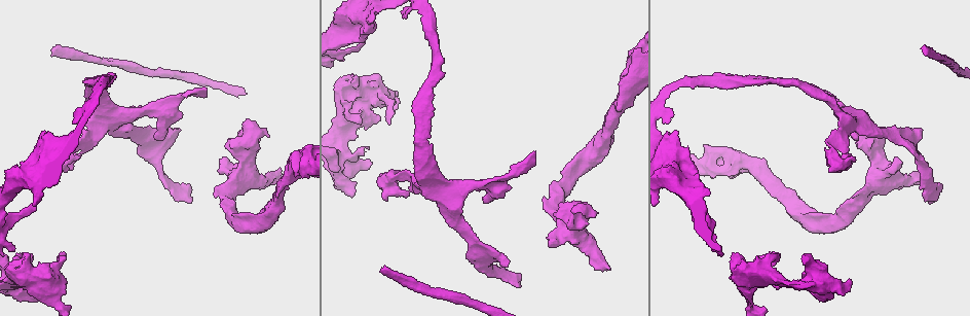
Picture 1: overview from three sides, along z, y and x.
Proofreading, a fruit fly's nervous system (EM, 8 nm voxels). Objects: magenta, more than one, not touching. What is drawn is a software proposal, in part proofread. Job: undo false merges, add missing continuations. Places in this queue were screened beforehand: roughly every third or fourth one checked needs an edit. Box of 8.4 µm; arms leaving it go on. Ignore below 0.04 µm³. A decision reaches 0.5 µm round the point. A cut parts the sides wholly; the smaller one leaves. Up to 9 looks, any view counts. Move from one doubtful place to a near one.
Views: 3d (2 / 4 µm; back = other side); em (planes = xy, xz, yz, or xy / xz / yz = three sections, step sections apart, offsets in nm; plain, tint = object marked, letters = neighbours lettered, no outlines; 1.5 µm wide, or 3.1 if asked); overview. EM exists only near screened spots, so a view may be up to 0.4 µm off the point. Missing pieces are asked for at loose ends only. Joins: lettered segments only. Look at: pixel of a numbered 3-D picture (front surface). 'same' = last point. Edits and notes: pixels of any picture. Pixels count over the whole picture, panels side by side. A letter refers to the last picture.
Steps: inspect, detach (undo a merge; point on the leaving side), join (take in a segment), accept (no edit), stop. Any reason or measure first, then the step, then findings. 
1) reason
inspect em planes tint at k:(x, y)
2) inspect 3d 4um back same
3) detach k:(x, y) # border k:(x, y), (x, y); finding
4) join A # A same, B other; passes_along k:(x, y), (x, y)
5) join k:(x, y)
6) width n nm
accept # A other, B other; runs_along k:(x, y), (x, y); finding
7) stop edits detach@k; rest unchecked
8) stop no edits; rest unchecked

branch stops here
inspect 3d 4um at 1:(58, 47)

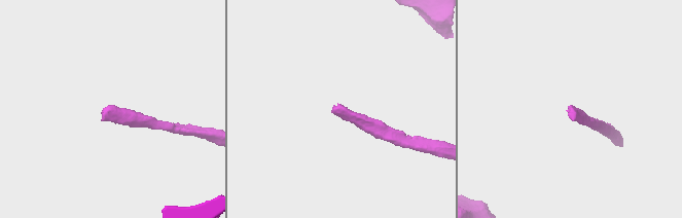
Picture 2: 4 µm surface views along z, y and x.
now the EM
inspect em planes letters at 2:(571, 105)

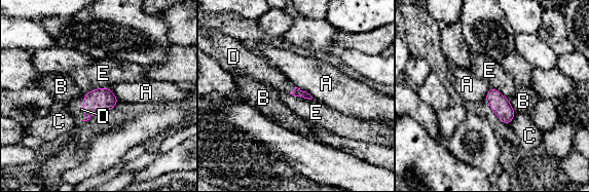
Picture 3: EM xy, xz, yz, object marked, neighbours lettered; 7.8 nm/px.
join D # A other, B other, C other, D same, E other; passes_along 3:(100, 100), (84, 107), (75, 107); the neuron continues

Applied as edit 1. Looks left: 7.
an open end
inspect 3d 4um at 1:(826, 142)

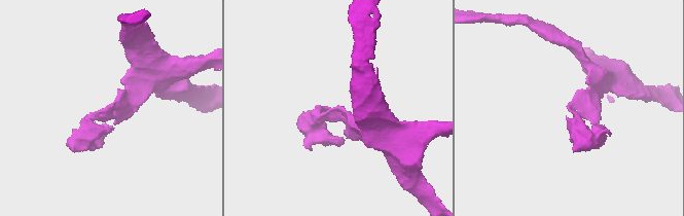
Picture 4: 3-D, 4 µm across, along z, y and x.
inspect em xz step 8 letters at 4:(570, 108)

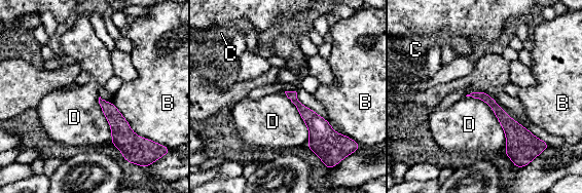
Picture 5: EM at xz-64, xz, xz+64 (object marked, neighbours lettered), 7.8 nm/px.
longest_contact D 550 nm
accept # B other, C other, D other; border 5:(466, 95), (490, 107), (505, 153); no lettered segment goes on from it

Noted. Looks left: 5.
long arm stops here
inspect 3d 2um at 1:(935, 201)

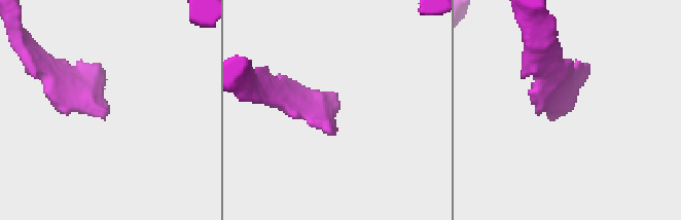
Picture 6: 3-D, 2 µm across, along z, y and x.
need the tissue
inspect em xz step 4 tint at 6:(567, 111)

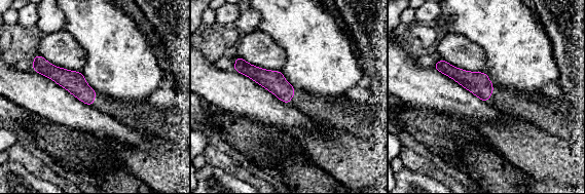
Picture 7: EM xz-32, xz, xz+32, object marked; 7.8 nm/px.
another direction
inspect em planes letters same

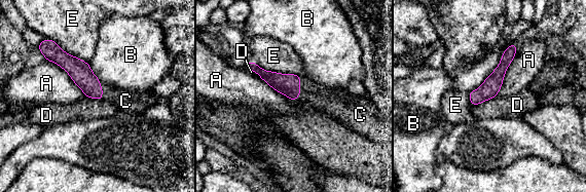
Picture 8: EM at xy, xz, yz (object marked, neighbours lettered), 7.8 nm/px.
longest_contact B 550 nm
join C # A other, B other, C same, D other, E other; passes_along 8:(288, 84), (299, 89), (328, 101); it goes on there

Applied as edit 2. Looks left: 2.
thin end
inspect em xz step 4 tint at 1:(59, 256)

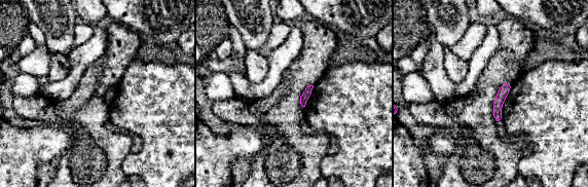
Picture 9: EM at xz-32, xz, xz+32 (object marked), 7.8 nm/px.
inspect em planes letters same

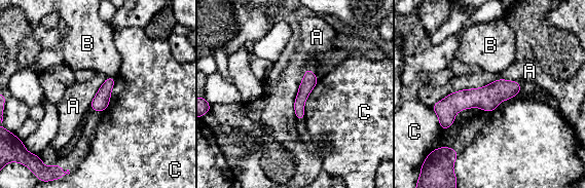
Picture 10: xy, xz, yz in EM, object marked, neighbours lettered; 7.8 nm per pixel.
accept # A other, B other, C other; runs_along 10:(517, 84), (464, 99), (443, 126); none of them fits

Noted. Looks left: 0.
stop edits join@3, join@8; rest unchecked

